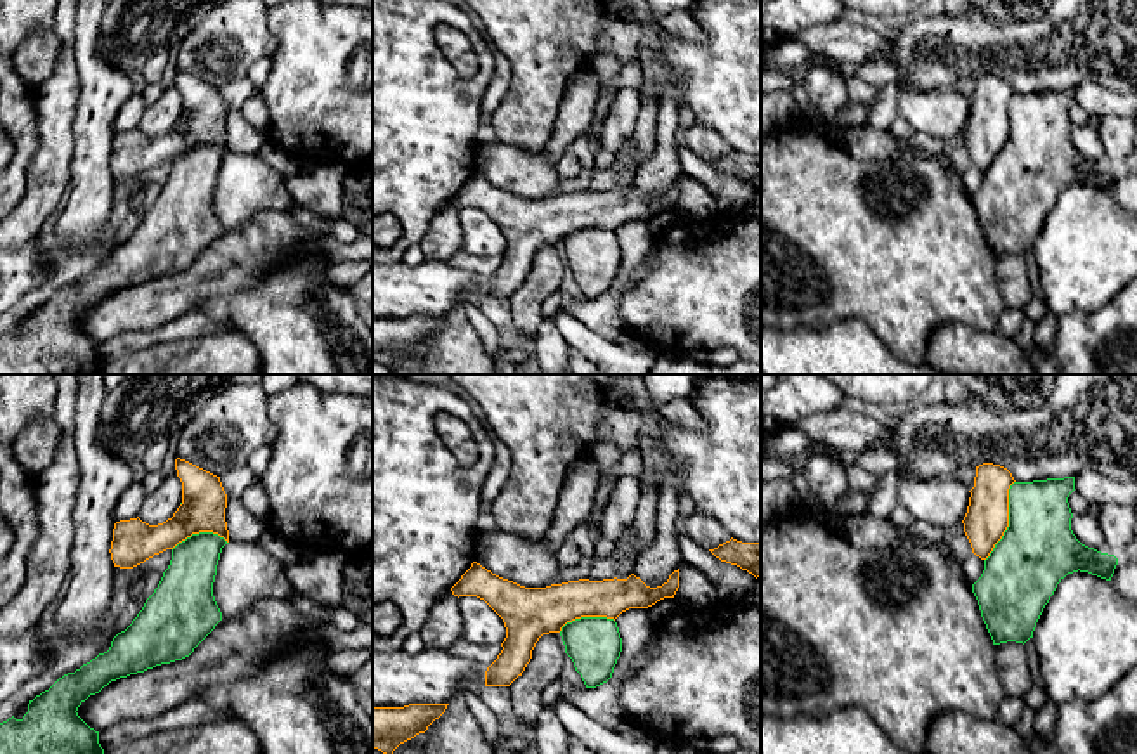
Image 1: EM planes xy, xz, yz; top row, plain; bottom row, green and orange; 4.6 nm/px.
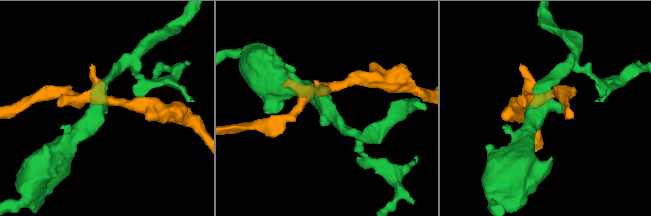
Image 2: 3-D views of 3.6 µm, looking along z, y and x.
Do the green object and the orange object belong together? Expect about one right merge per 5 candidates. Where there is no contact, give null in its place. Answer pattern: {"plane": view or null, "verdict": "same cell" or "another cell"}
{"plane": "yz", "verdict": "another cell"}

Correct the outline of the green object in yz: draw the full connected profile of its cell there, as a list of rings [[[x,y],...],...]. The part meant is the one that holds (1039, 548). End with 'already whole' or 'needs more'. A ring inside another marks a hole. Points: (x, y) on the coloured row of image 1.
[[[1075,477],[1014,482],[1009,489],[1009,527],[984,560],[981,577],[972,584],[981,617],[993,645],[1033,638],[1036,622],[1057,584],[1073,572],[1088,572],[1111,581],[1118,558],[1082,544],[1071,530],[1069,494]]]; already whole

